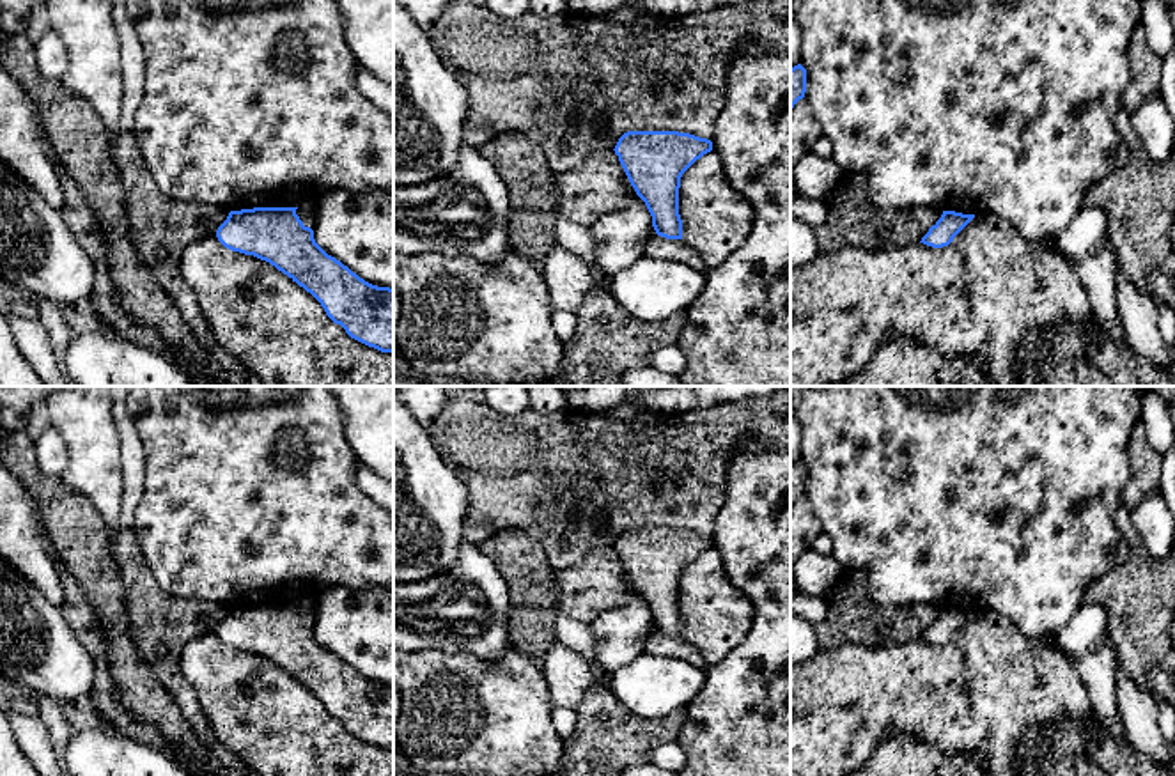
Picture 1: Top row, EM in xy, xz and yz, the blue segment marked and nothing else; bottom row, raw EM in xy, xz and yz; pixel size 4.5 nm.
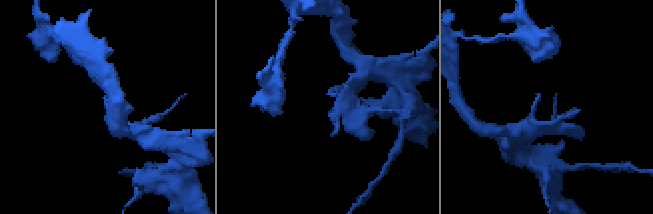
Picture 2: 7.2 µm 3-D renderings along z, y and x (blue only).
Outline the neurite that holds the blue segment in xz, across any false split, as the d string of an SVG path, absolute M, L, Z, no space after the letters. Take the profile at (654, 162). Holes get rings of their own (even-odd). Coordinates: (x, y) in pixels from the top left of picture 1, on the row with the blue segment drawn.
M627 131L613 151L636 195L645 202L656 234L682 239L681 177L712 151L712 142L679 131Z

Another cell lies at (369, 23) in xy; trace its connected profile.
M337 0L358 64L393 83L393 0Z

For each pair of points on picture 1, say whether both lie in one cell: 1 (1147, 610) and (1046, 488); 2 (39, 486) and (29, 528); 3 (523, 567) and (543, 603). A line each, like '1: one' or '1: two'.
1: two
2: two
3: one

